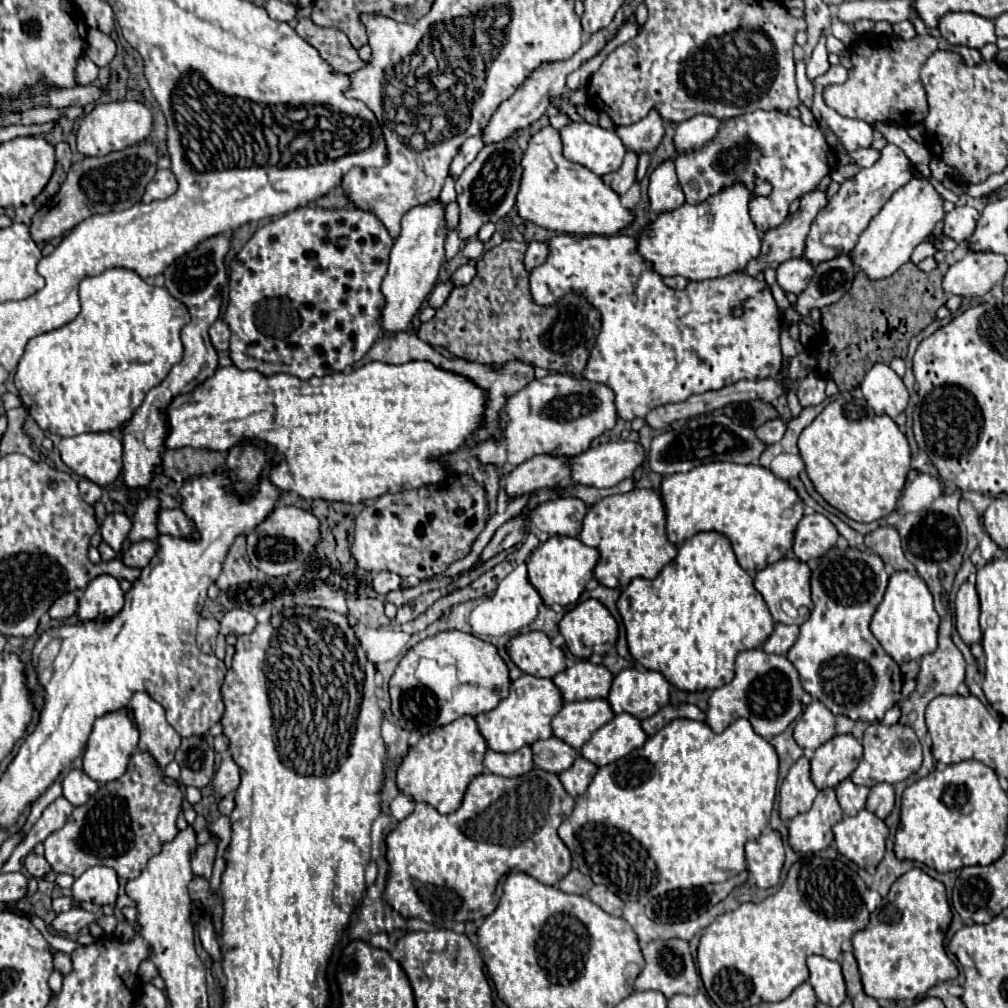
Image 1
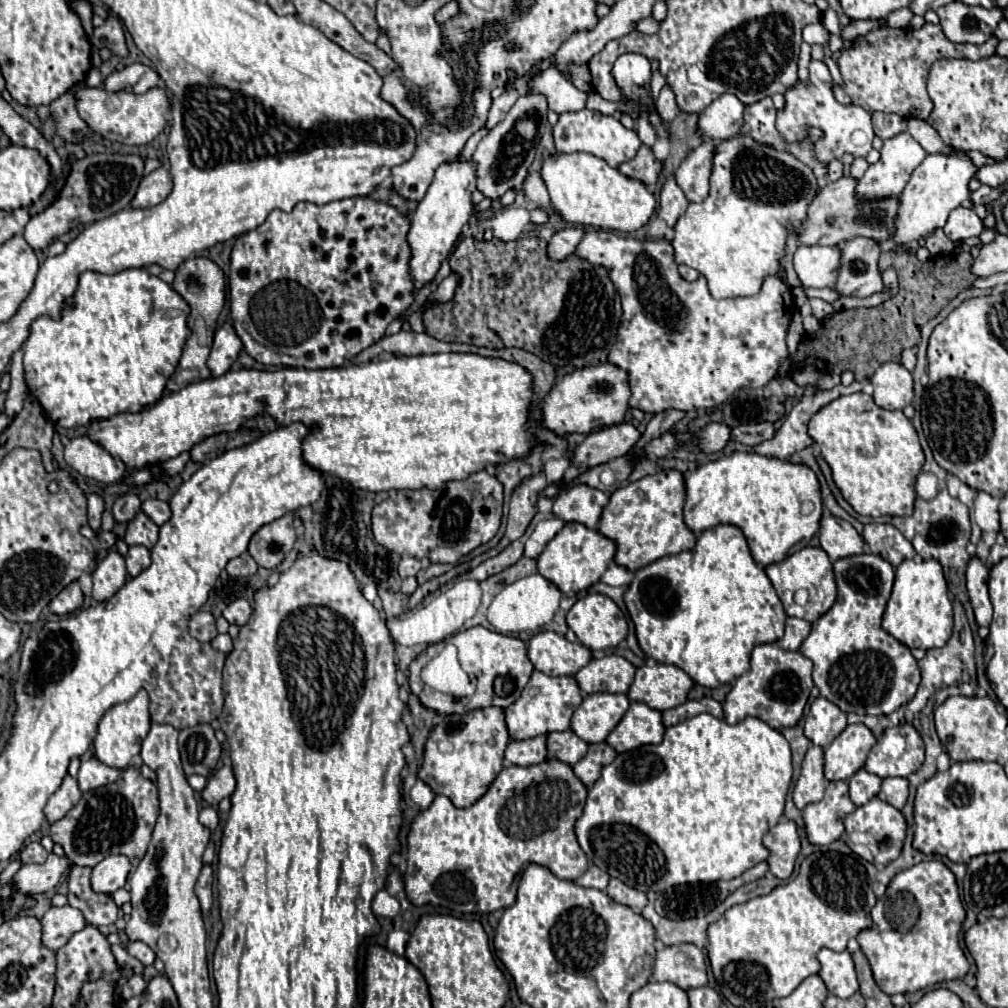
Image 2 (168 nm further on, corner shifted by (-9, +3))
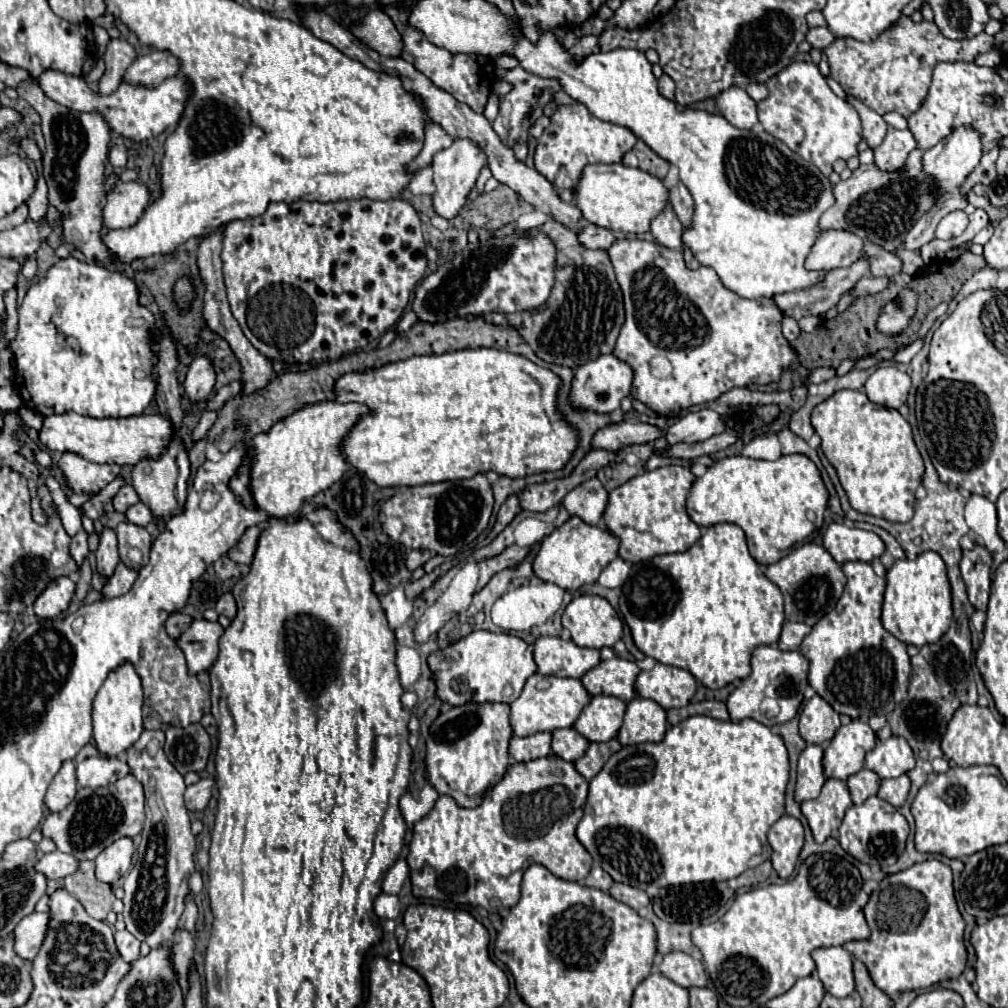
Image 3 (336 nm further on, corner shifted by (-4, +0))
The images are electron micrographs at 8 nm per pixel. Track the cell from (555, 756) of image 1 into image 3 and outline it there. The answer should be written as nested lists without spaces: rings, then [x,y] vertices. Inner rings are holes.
[[[561,728],[553,732],[551,748],[553,748],[553,754],[563,758],[565,762],[575,762],[589,748],[589,740],[577,734],[573,728]]]

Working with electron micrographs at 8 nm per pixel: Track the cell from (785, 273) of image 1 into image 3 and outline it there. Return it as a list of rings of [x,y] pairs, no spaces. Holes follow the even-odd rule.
[[[827,230],[819,234],[817,242],[813,244],[805,266],[807,270],[821,270],[829,272],[835,268],[845,268],[861,258],[863,240],[851,232],[843,230]]]

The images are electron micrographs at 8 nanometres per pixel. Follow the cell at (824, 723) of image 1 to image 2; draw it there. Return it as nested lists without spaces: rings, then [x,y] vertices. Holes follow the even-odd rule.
[[[818,697],[806,715],[804,735],[820,747],[830,745],[846,727],[846,713],[842,713],[832,701]]]

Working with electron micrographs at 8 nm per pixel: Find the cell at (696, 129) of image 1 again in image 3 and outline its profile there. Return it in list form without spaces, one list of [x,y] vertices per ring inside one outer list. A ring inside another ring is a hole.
[[[741,88],[723,90],[715,102],[719,114],[735,128],[751,128],[753,124],[757,124],[757,104],[749,98],[745,90]]]

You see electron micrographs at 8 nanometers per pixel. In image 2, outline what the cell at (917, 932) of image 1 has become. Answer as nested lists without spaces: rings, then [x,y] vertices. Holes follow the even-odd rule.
[[[938,859],[922,861],[906,871],[900,871],[886,889],[884,923],[874,923],[872,929],[860,931],[856,937],[856,941],[862,947],[862,953],[870,961],[878,987],[888,995],[896,995],[896,993],[912,993],[942,981],[964,977],[970,969],[970,963],[958,943],[964,917],[966,917],[966,911],[960,903],[954,873],[942,861]]]

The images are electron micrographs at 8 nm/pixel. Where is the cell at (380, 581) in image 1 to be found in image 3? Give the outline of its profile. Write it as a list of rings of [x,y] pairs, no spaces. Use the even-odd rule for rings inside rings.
[[[411,550],[407,554],[407,558],[405,558],[405,566],[407,566],[409,572],[413,572],[415,568],[423,566],[429,558],[431,558],[431,552],[429,550]]]

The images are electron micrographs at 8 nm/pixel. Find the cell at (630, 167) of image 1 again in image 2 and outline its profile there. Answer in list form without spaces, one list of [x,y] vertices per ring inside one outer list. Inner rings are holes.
[[[642,145],[640,151],[636,153],[636,157],[626,161],[626,163],[622,163],[618,169],[624,175],[630,175],[634,179],[642,179],[646,185],[650,185],[650,183],[658,181],[658,175],[662,171],[662,161],[654,157],[650,147]]]

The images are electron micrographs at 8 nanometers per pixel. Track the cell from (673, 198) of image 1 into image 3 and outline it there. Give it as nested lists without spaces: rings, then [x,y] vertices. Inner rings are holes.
[[[667,204],[663,208],[663,212],[657,218],[653,218],[653,222],[651,222],[651,234],[655,236],[655,242],[661,246],[667,246],[673,250],[683,248],[681,232],[683,232],[683,226],[681,226],[679,218],[675,216],[671,204]]]

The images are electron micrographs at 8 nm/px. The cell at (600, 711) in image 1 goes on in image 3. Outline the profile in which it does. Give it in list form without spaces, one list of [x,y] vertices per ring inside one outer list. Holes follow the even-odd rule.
[[[593,696],[573,728],[589,742],[609,742],[617,736],[625,714],[625,702],[615,696]]]

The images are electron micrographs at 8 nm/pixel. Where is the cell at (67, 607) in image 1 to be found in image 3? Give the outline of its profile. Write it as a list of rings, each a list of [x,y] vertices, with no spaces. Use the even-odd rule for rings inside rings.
[[[57,578],[53,580],[43,594],[35,600],[35,614],[39,618],[55,618],[69,608],[69,602],[75,594],[75,582],[71,578]]]

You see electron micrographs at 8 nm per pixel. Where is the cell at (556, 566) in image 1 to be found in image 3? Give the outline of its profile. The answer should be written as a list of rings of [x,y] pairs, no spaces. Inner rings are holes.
[[[569,518],[563,526],[555,528],[543,542],[533,560],[533,572],[545,582],[557,584],[567,592],[579,590],[583,584],[597,582],[601,570],[617,558],[619,540],[605,528],[589,526],[581,518]]]

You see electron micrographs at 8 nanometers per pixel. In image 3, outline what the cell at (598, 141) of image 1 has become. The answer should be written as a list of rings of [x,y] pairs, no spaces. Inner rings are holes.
[[[581,104],[559,106],[557,112],[551,116],[551,124],[545,128],[545,132],[539,138],[539,146],[535,150],[535,168],[545,178],[549,178],[553,186],[573,188],[585,164],[621,162],[621,158],[635,146],[635,142],[637,138],[633,136],[631,130],[595,118]]]

